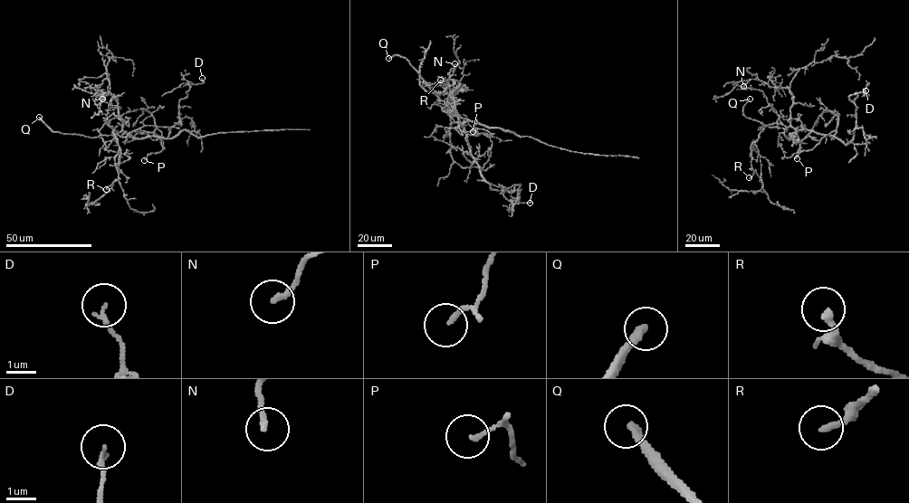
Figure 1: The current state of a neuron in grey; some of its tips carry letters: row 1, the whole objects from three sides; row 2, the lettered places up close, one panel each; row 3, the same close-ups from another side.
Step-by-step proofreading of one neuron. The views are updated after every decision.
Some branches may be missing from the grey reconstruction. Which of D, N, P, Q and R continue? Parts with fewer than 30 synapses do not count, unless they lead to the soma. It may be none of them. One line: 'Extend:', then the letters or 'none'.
Extend: Q, R

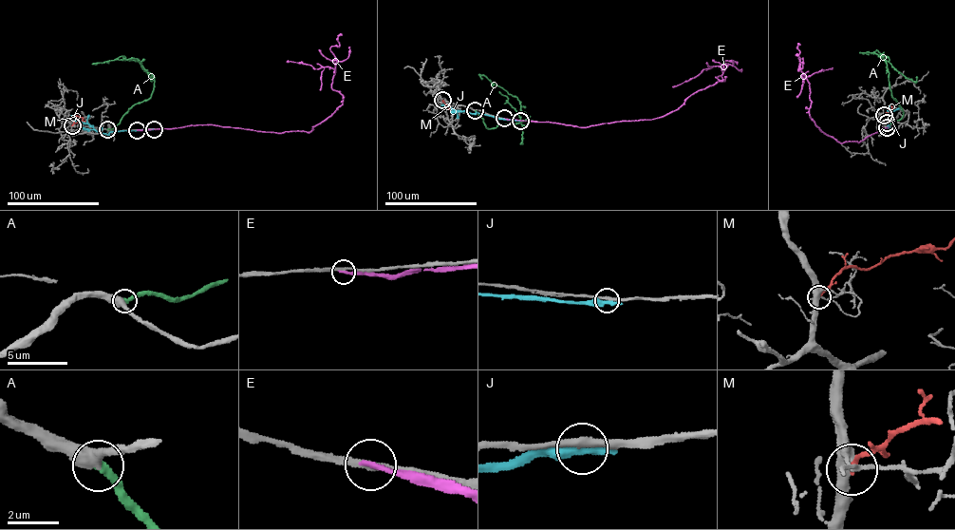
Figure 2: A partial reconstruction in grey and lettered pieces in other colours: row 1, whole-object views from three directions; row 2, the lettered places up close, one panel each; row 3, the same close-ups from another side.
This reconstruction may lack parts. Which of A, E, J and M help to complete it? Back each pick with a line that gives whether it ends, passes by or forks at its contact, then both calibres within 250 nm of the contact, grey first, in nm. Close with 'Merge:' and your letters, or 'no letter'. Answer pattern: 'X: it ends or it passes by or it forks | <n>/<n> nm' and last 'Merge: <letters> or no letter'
A: it ends | 480/360 nm
Merge: A

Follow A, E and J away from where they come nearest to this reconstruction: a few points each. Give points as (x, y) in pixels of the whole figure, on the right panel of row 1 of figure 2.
A: (887, 123), (900, 120), (903, 111), (891, 95), (886, 62), (875, 53), (863, 53)
E: (888, 126), (857, 142), (840, 142), (821, 131), (811, 118), (809, 83), (801, 75), (810, 76), (832, 68)
J: (887, 127), (888, 125), (889, 129), (890, 105)

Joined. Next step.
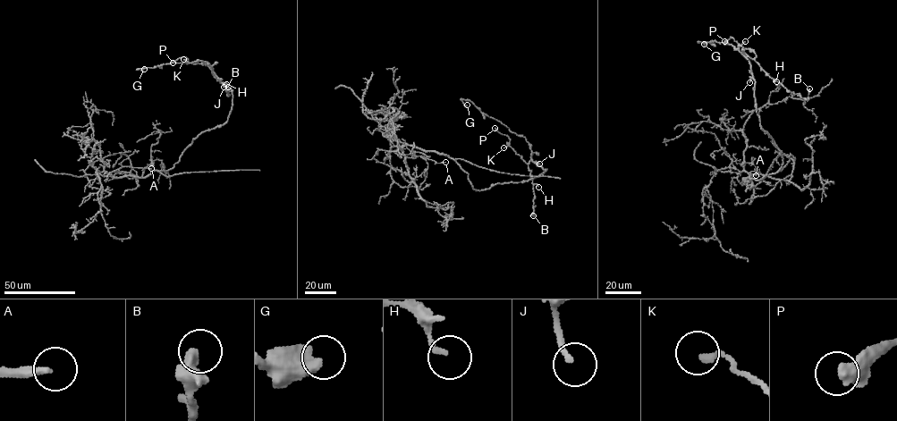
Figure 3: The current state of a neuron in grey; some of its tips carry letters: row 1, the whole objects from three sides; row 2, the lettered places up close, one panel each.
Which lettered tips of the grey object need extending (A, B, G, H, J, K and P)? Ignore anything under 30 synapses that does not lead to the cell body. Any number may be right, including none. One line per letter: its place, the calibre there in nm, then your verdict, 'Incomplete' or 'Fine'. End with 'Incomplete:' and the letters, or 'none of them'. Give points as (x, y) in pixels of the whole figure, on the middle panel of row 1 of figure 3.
A: Place: (445, 162). Thickness 260 nm. Incomplete
B: Place: (533, 215). Thickness 500 nm. Fine
G: Place: (467, 105). Thickness 460 nm. Fine
H: Place: (538, 187). Thickness 160 nm. Fine
J: Place: (539, 164). Thickness 170 nm. Fine
K: Place: (503, 147). Thickness 200 nm. Fine
P: Place: (495, 128). Thickness 400 nm. Fine
Incomplete: A

